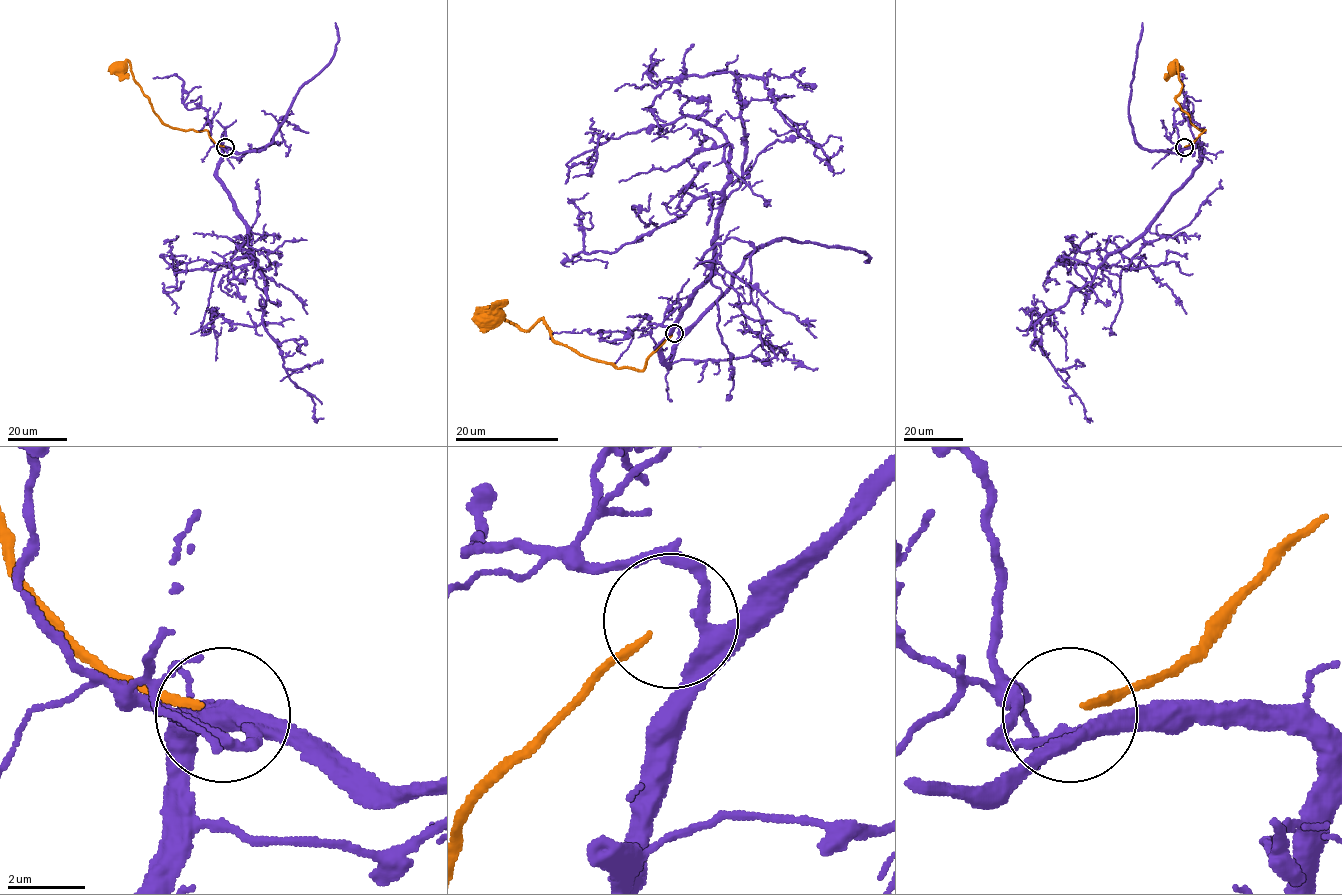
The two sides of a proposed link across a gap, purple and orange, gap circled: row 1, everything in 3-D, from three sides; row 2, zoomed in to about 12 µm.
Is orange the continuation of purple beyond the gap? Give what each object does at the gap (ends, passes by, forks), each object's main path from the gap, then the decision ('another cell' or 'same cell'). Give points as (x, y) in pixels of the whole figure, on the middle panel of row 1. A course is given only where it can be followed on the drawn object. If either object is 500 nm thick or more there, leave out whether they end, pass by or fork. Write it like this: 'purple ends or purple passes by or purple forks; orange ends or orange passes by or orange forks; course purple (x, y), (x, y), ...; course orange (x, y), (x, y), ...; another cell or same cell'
purple passes by; orange ends; course purple (677, 334), (670, 366), (661, 341), (710, 277), (722, 191), (743, 174), (740, 76), (843, 169); course orange (672, 335), (641, 370), (618, 368), (559, 344), (541, 318), (521, 330), (501, 318), (494, 323), (491, 317); same cell

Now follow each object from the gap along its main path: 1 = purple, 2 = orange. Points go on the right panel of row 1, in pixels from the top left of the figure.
1: (1184, 148), (1200, 148), (1202, 160), (1151, 225), (1111, 253), (1091, 281), (1035, 325), (1035, 341), (1088, 418)
2: (1185, 146), (1205, 130), (1191, 122), (1175, 98), (1182, 87), (1176, 61), (1178, 68), (1174, 70)

